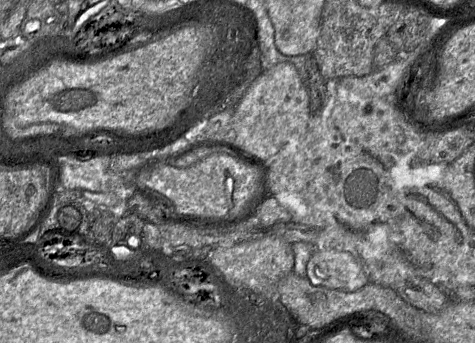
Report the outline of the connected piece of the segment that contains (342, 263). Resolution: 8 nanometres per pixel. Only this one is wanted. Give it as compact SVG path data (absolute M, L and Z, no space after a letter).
M316 250L308 261L306 277L314 286L353 292L369 283L360 262L350 253Z

